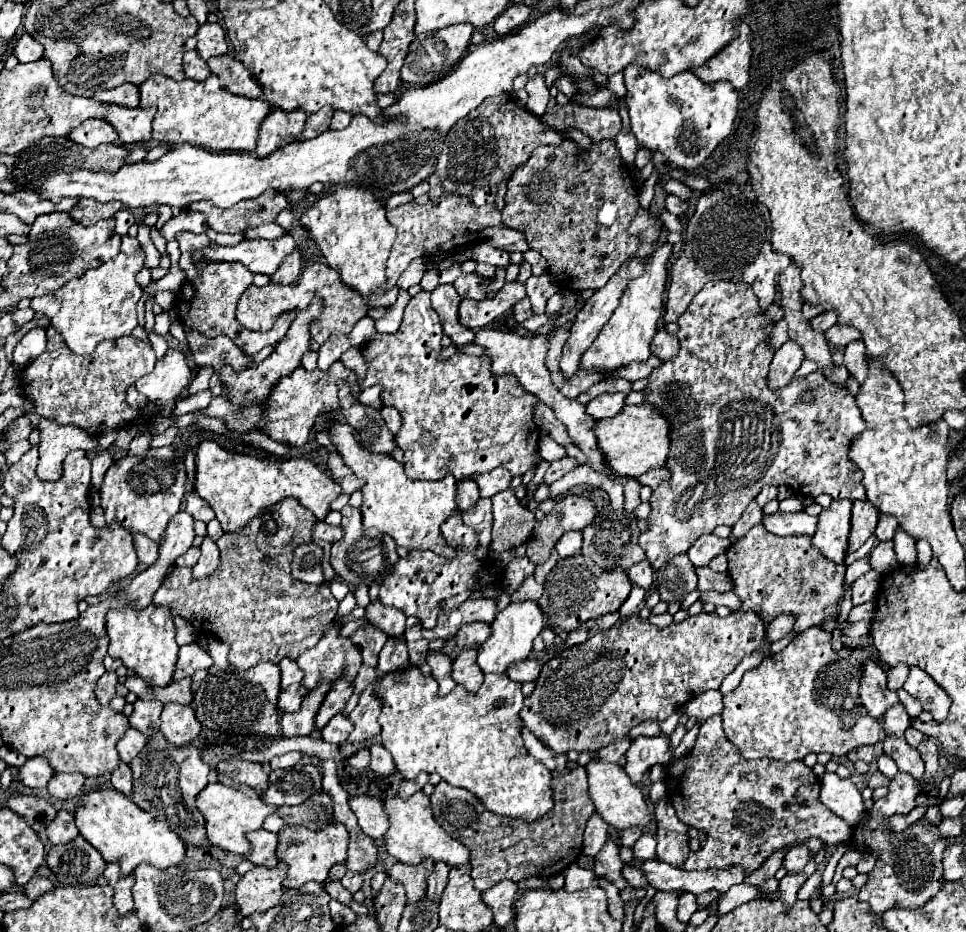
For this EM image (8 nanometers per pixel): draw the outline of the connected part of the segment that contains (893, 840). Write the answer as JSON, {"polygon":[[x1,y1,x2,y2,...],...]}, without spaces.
{"polygon":[[923,740,917,746,923,762,925,762,925,774,921,780,915,780,907,772,897,772,897,776,889,784,889,794,881,800,875,800,873,808,865,812,861,822,853,828,851,844,857,850,869,852,877,856,875,868,869,872,869,880,863,884,859,892,859,900,871,904,871,910,875,914,887,912,891,908,923,908,941,888,943,888,943,864,941,856,947,848,947,838,941,836,939,828,927,822,925,818,917,820,915,824,907,826,903,832,891,832,887,828,887,820,893,814,909,814,915,808,915,798,923,794,923,788,933,780,937,774,937,744,933,740]]}

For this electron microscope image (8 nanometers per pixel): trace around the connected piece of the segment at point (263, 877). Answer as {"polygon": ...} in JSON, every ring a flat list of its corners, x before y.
{"polygon":[[279,862,275,868,255,866,245,876,241,876,235,888,235,900,239,912,249,916,253,912,265,912,275,906,283,894,283,878,287,876,285,862]]}

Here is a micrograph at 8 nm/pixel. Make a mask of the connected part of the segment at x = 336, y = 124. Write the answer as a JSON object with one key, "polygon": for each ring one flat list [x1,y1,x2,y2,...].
{"polygon":[[337,110,337,112,335,112,335,116,332,118,330,128,334,130,342,130,349,126,351,118,353,118,353,114,343,112,343,110]]}

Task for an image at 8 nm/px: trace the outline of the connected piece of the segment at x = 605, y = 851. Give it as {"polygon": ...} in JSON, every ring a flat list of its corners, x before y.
{"polygon":[[607,840,603,844,603,848,597,852,595,856,595,868,593,872,597,876,603,876,603,878,609,878,619,890,625,888,625,878,621,876,621,868,623,868,623,862,619,858,619,846,611,840]]}

